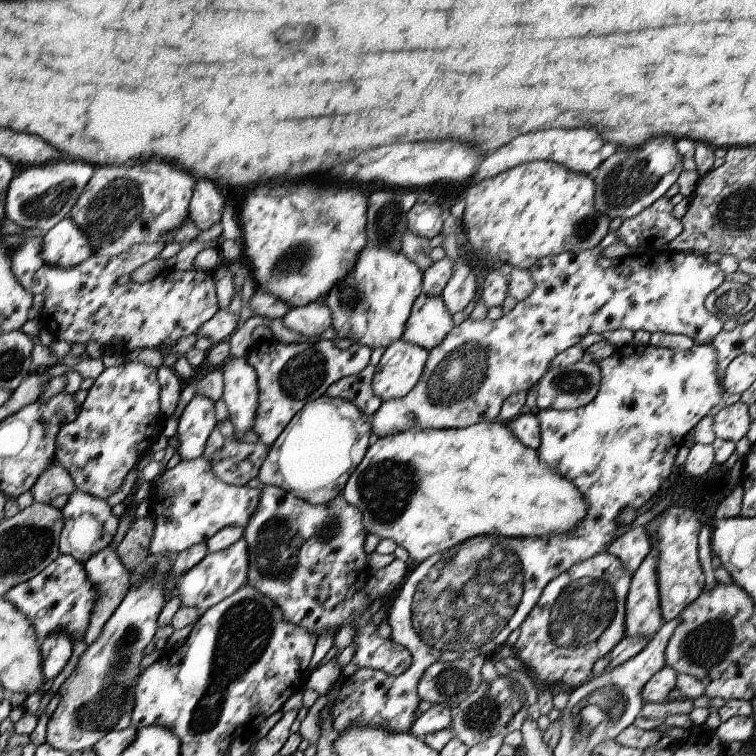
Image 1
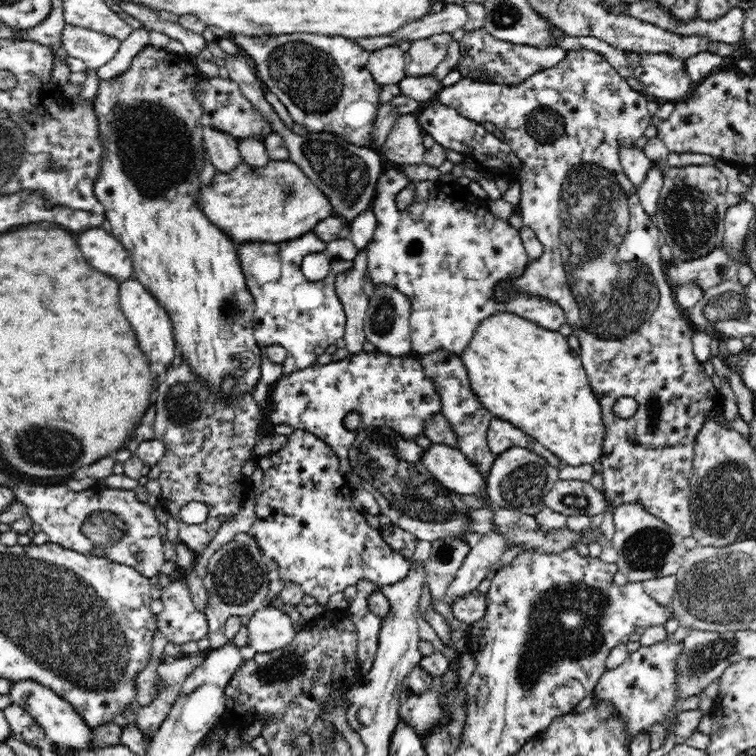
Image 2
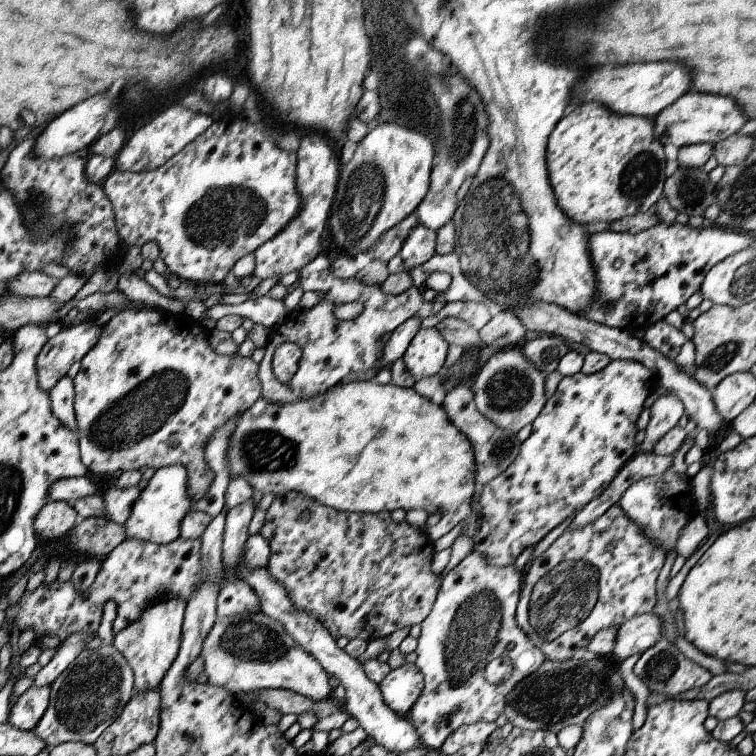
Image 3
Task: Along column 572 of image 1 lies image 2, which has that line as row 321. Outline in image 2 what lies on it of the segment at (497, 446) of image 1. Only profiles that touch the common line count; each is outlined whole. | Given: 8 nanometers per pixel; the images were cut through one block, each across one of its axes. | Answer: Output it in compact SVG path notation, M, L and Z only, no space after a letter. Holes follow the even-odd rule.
M496 313L480 322L460 358L474 394L493 417L510 422L533 437L567 466L592 465L601 458L607 432L601 404L590 386L580 355L570 349L567 337L558 331L541 328L517 314Z

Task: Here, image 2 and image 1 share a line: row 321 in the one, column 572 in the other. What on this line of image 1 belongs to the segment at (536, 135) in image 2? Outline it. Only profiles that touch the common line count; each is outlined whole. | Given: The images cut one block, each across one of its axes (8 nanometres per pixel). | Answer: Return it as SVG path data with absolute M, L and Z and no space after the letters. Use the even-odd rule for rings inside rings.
M607 551L582 563L576 563L558 578L550 580L532 612L519 626L519 638L512 645L515 665L520 673L530 671L528 675L524 675L525 679L530 684L542 682L549 688L558 684L570 690L588 682L594 676L592 673L594 662L604 658L625 637L626 599L632 577L632 572L628 572L622 566L622 561Z

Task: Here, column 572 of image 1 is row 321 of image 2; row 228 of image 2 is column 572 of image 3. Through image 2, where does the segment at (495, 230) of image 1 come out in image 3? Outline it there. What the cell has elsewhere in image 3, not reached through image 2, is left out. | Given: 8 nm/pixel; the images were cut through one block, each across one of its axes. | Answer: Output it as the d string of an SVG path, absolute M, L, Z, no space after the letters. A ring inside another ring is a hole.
M597 102L582 103L558 121L550 133L546 160L550 186L564 214L578 224L613 223L654 207L667 179L663 144L653 133L654 118L619 115Z

